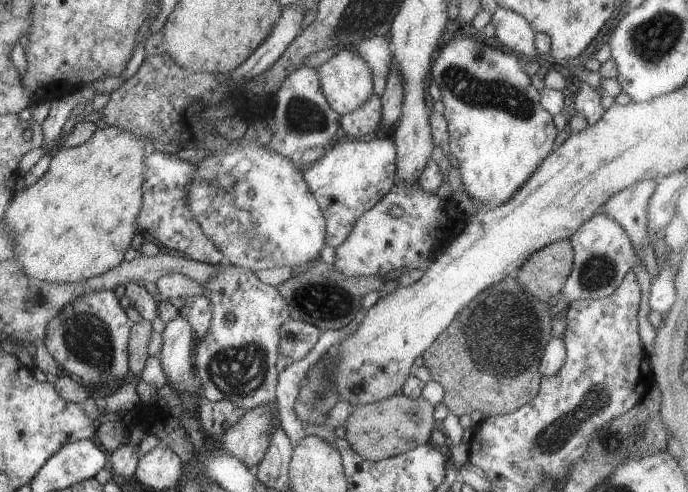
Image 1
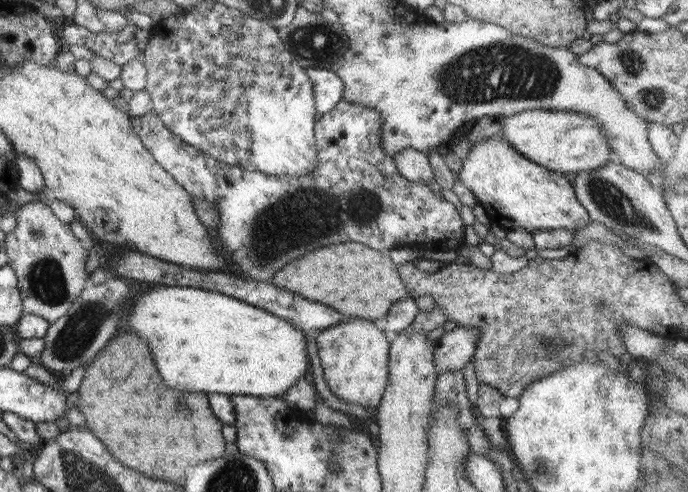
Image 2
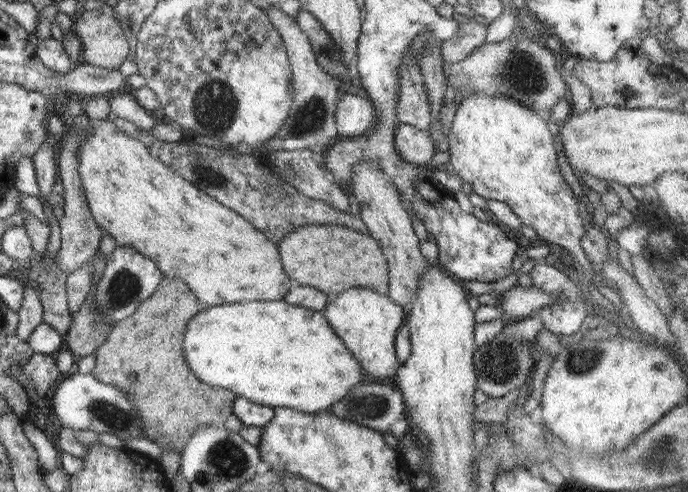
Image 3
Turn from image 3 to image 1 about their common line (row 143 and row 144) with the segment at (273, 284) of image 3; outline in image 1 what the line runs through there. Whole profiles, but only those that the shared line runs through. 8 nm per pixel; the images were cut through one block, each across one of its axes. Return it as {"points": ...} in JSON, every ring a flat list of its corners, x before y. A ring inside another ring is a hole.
{"points":[[112,126,106,128,97,128,97,132,85,144,78,147,65,147,58,145,53,149,53,158,51,159,49,170,46,175,38,180,34,185,24,187,20,192,15,191,10,203,7,205,4,212,4,221,7,225,7,234,13,243,13,254,15,255,15,262,19,265,19,270,30,279,37,279,40,281,50,283,84,283,93,277,101,276,107,271,113,270,120,266,125,261,124,254,131,245,134,234,136,234,137,227,135,221,137,215,141,212,142,199,142,184,143,184,143,163,145,162,145,154,143,142,140,137,136,137,132,132,124,131]]}

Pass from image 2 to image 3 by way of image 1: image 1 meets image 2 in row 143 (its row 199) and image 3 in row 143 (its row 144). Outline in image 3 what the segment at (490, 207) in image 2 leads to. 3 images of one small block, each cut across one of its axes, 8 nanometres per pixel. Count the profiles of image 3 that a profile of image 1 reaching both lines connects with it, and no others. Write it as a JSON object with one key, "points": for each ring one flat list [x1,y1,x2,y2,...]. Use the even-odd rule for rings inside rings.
{"points":[[468,95,457,108,448,135,450,161,454,166,454,174,463,182,472,185,472,190,478,196,488,200,498,200,508,204,512,212,520,218,524,225,536,231,539,242,558,244,571,253,573,260,579,262,585,270,586,277,596,285,601,284,602,275,591,270,586,253,581,247,581,238,586,234,584,220,578,211,576,195,560,173,558,152,554,148,552,132,546,127,536,111,522,106,506,97,488,97,484,95]]}

